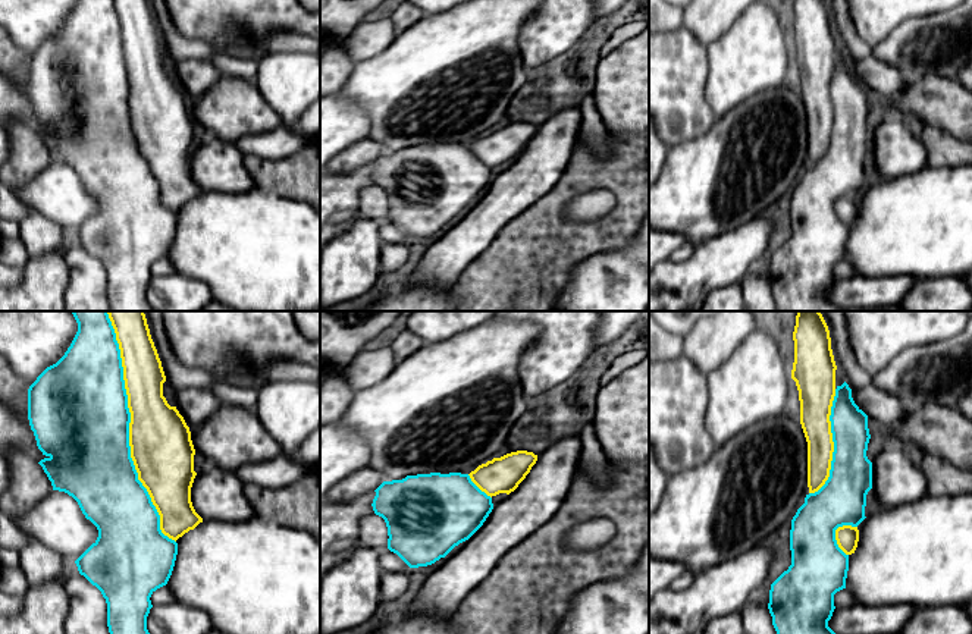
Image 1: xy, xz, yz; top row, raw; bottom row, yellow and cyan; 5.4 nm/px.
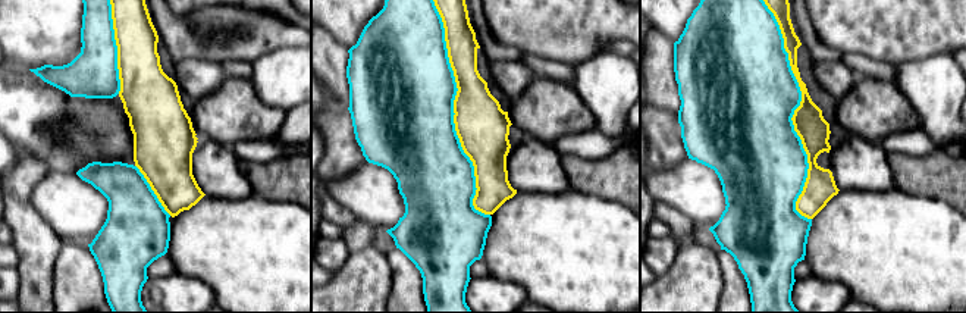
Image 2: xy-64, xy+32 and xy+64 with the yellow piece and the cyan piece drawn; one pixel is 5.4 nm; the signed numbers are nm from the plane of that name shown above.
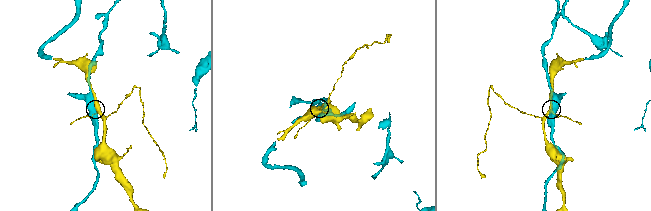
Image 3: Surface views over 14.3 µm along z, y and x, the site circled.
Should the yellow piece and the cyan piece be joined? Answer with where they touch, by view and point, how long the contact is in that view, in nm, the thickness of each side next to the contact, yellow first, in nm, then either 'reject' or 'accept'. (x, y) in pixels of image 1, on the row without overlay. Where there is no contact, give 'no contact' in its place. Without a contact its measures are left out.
contact xy (129, 109); length 1200 nm; calibres 340 and 480 nm; accept

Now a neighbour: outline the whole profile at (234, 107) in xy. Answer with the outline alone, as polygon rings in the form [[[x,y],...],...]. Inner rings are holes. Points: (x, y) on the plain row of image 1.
[[[222,75],[200,98],[191,103],[197,125],[206,128],[210,136],[235,144],[244,136],[258,135],[282,128],[282,117],[267,104],[255,82]]]

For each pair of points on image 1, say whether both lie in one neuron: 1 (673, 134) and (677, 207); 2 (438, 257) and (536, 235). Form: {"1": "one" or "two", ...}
{"1": "two", "2": "two"}

